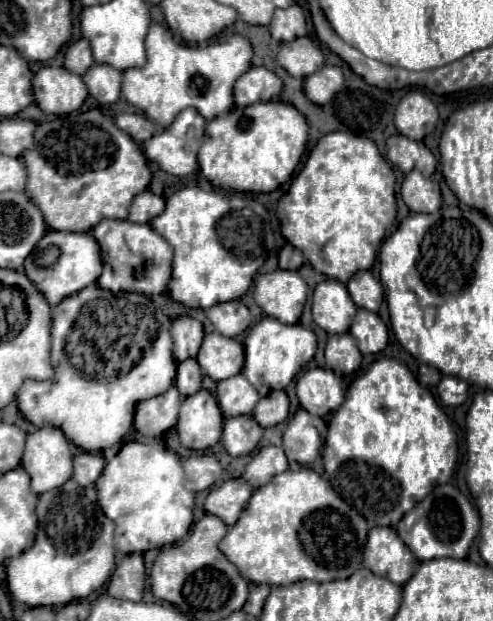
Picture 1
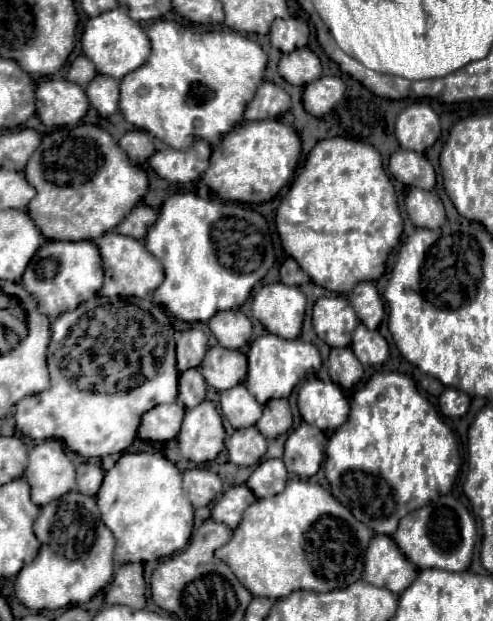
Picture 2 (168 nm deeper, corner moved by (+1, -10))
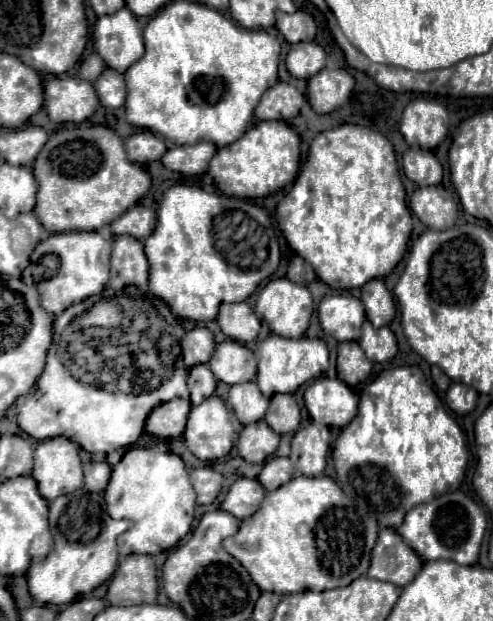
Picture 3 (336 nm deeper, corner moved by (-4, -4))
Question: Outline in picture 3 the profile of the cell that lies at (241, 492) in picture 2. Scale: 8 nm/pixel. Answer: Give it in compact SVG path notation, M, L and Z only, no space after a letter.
M238 479L222 501L222 509L238 519L246 519L260 509L264 495L266 491L258 479Z

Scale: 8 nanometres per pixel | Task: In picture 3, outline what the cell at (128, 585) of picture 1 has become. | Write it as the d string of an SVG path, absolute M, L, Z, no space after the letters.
M128 555L108 583L106 599L110 605L156 603L158 581L156 565L150 555Z

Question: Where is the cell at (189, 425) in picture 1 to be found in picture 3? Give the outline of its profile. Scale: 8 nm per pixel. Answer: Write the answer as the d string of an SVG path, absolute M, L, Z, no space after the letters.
M208 397L202 405L192 407L184 431L186 447L202 461L216 461L230 453L234 427L222 399Z

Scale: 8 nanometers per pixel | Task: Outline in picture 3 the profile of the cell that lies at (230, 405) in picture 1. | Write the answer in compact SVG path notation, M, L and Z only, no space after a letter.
M250 381L250 383L240 383L230 387L228 405L234 409L242 425L250 425L264 419L264 413L268 409L268 399L262 397L258 385Z

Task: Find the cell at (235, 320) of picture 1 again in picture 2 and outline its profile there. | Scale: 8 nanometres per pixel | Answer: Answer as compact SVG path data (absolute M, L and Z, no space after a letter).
M237 309L213 315L213 319L209 319L209 329L225 349L241 349L251 337L251 321Z

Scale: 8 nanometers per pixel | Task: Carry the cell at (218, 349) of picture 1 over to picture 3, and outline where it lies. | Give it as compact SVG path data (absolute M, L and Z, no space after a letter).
M238 341L220 343L208 365L216 379L228 385L256 379L256 357Z

